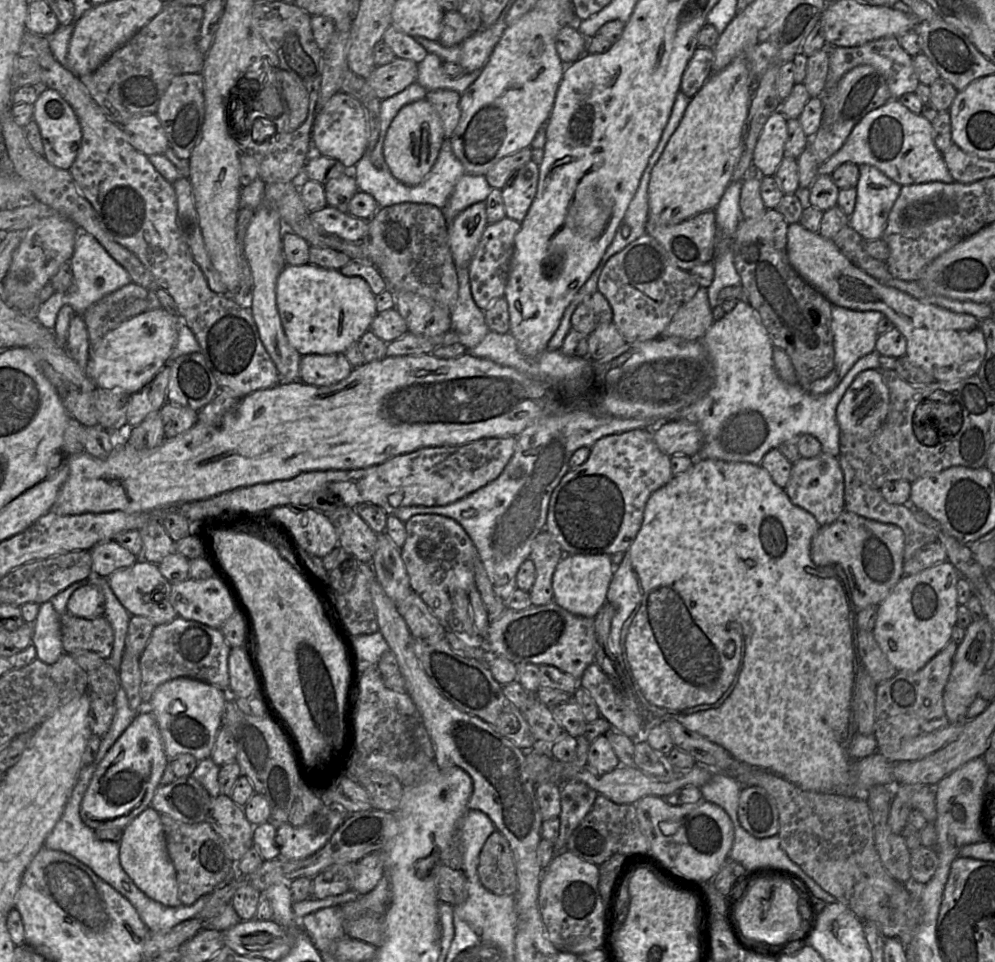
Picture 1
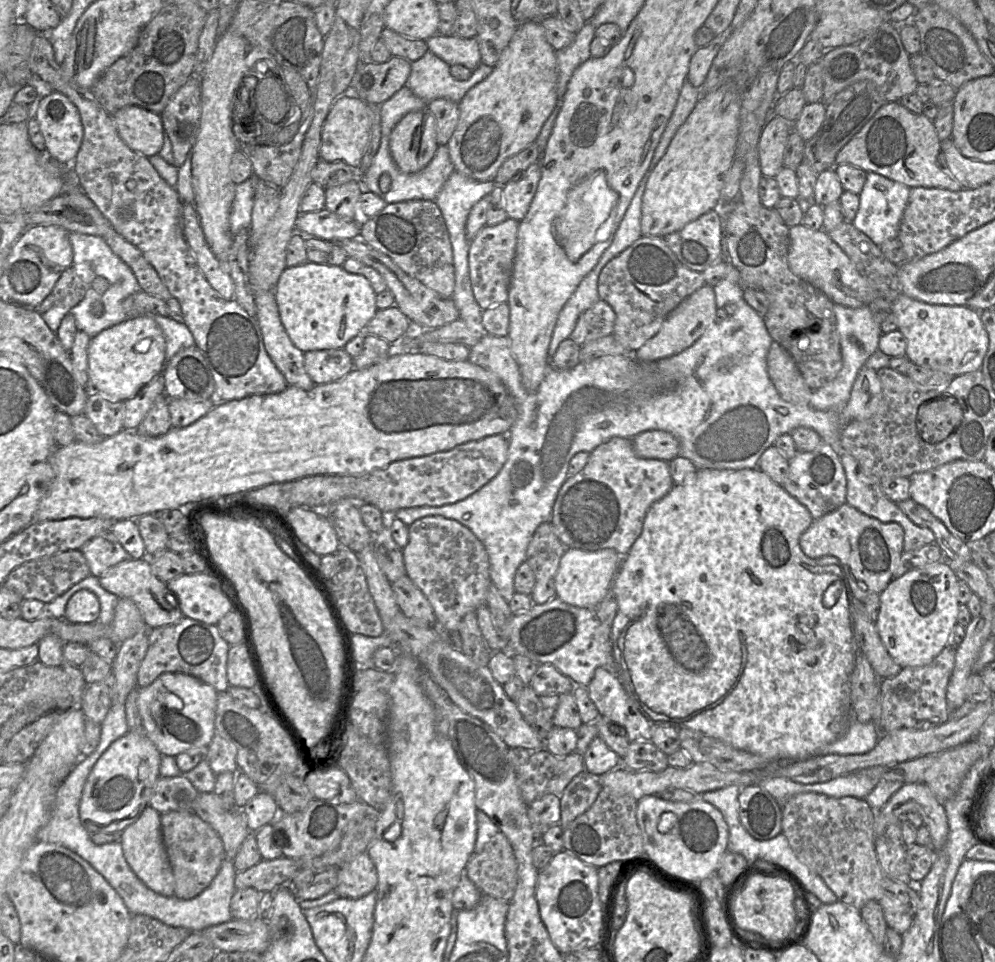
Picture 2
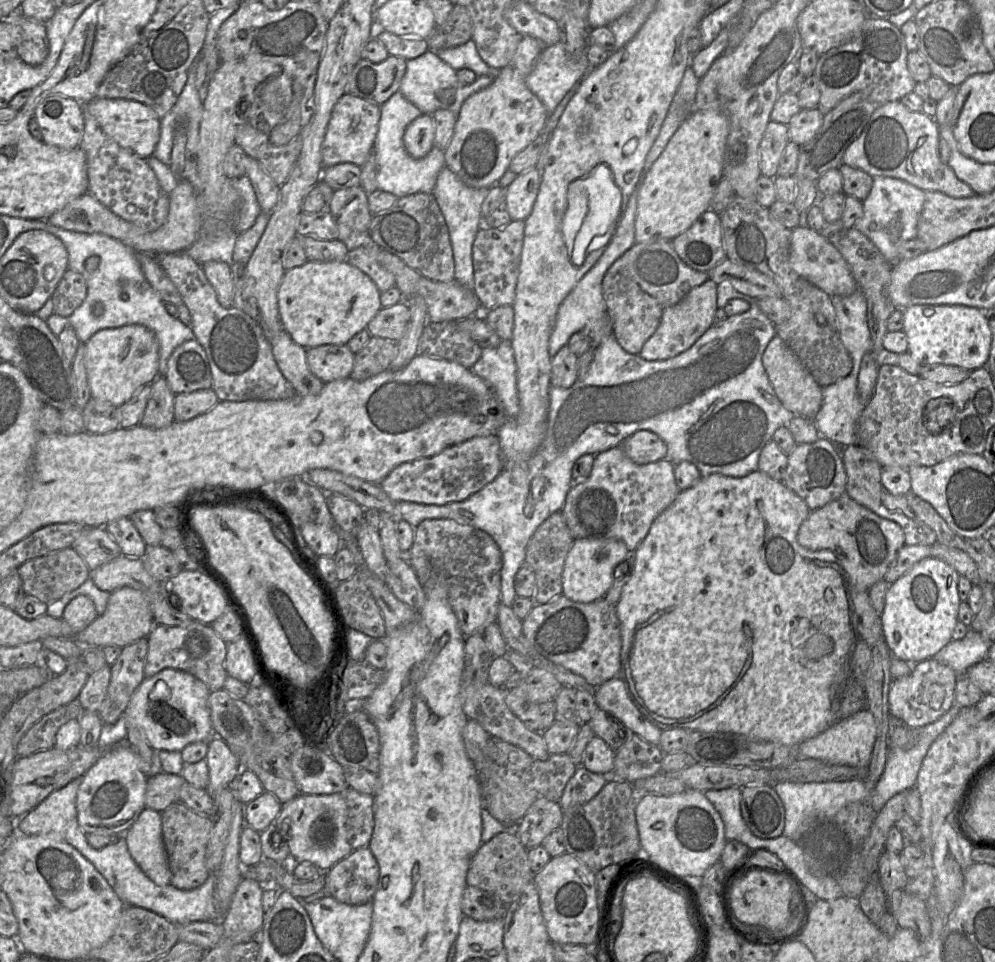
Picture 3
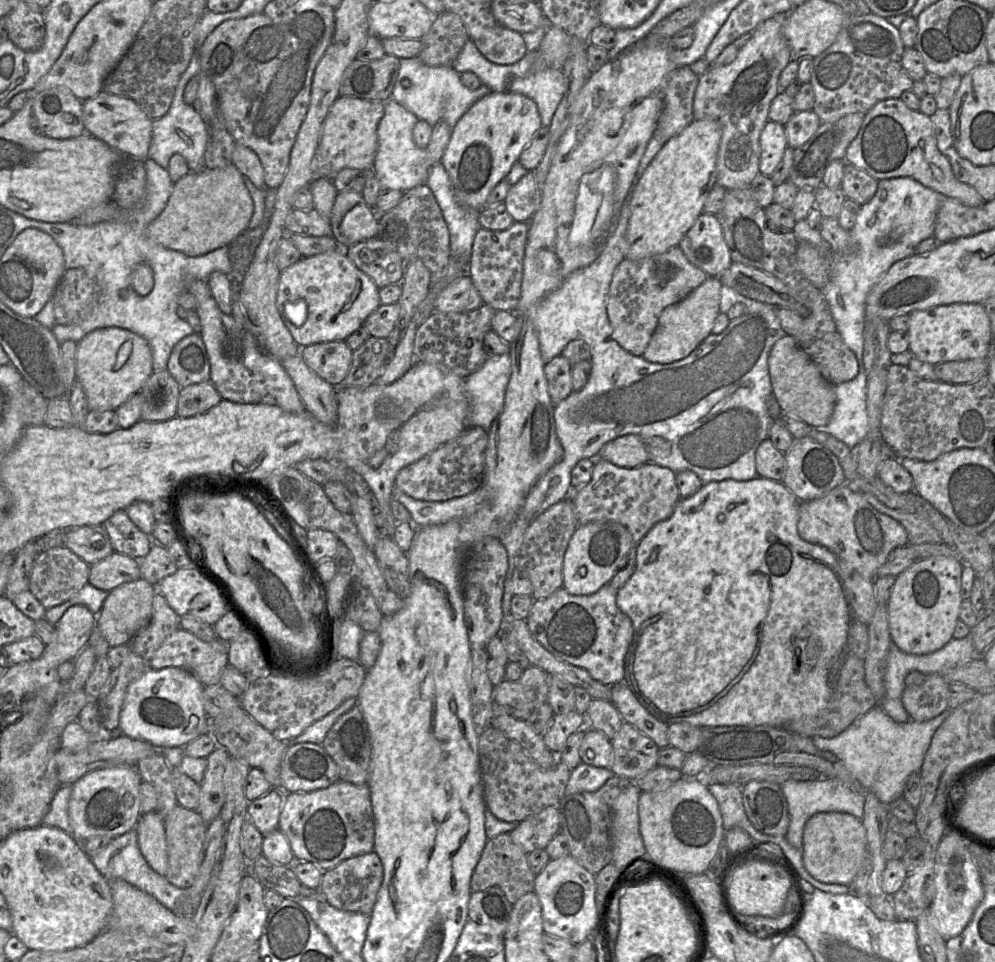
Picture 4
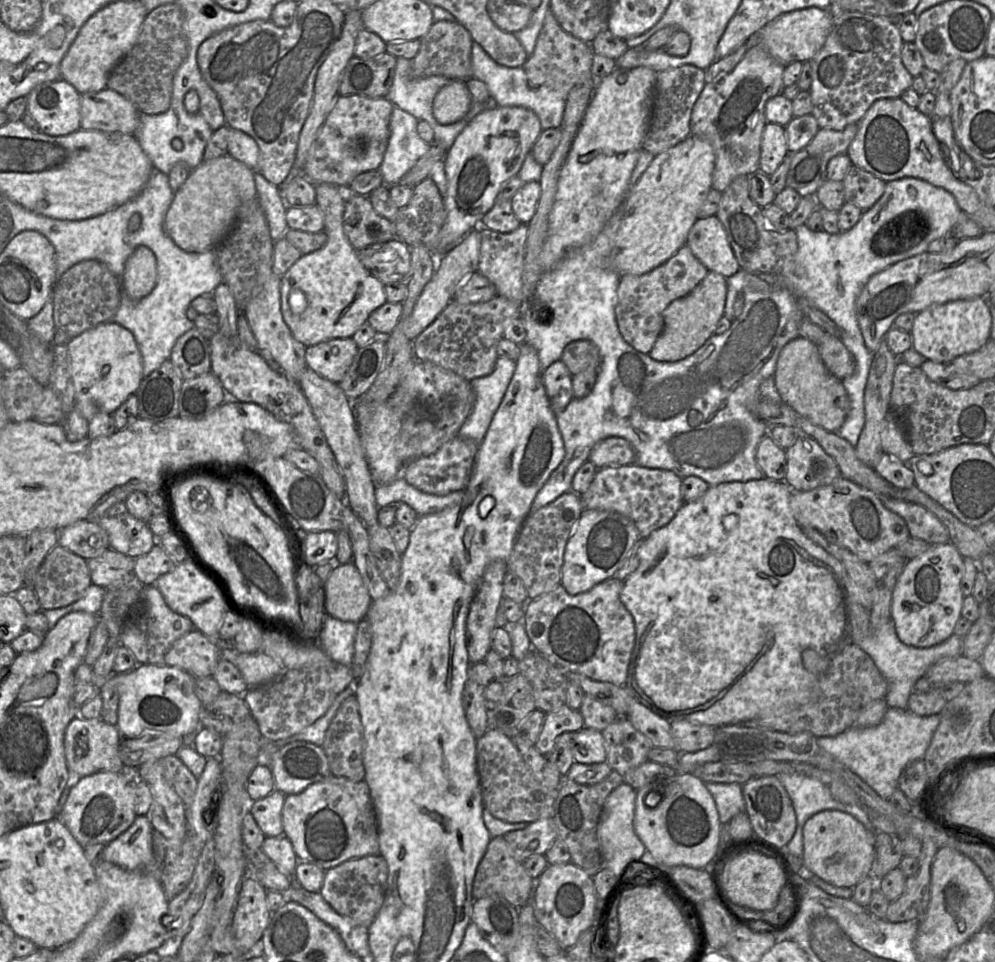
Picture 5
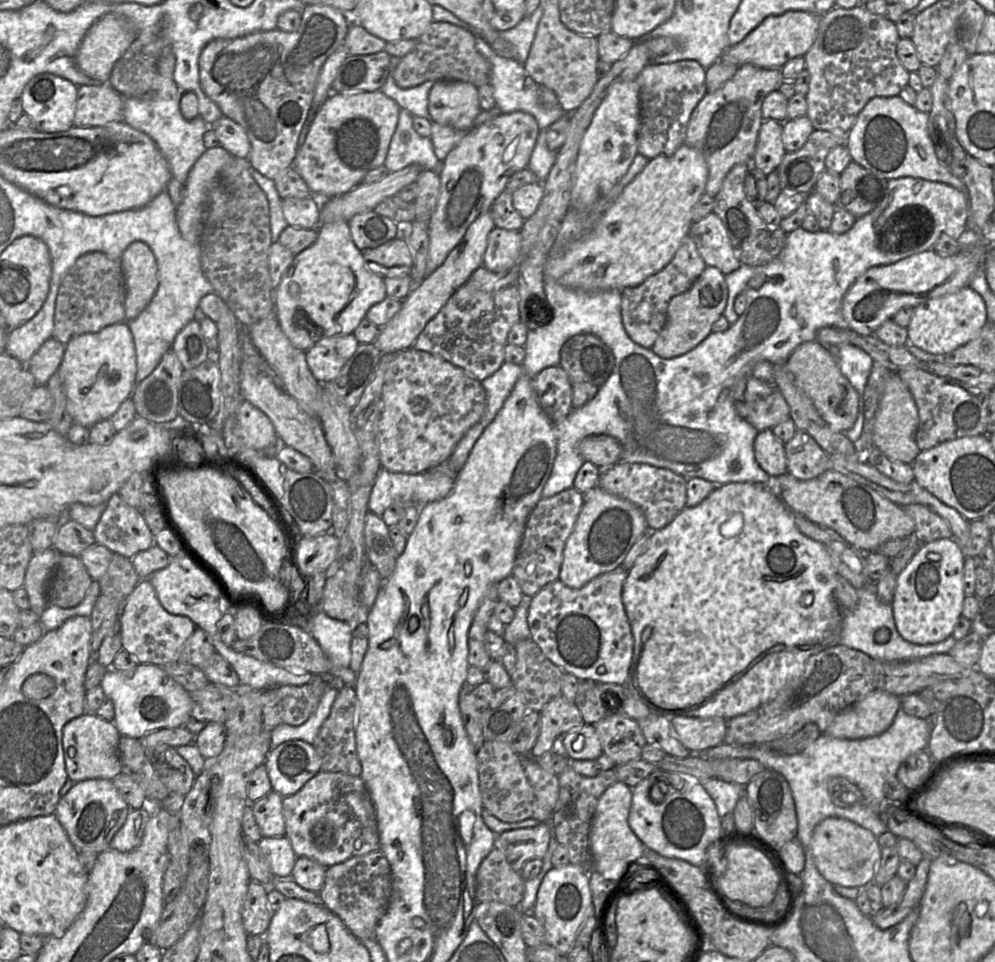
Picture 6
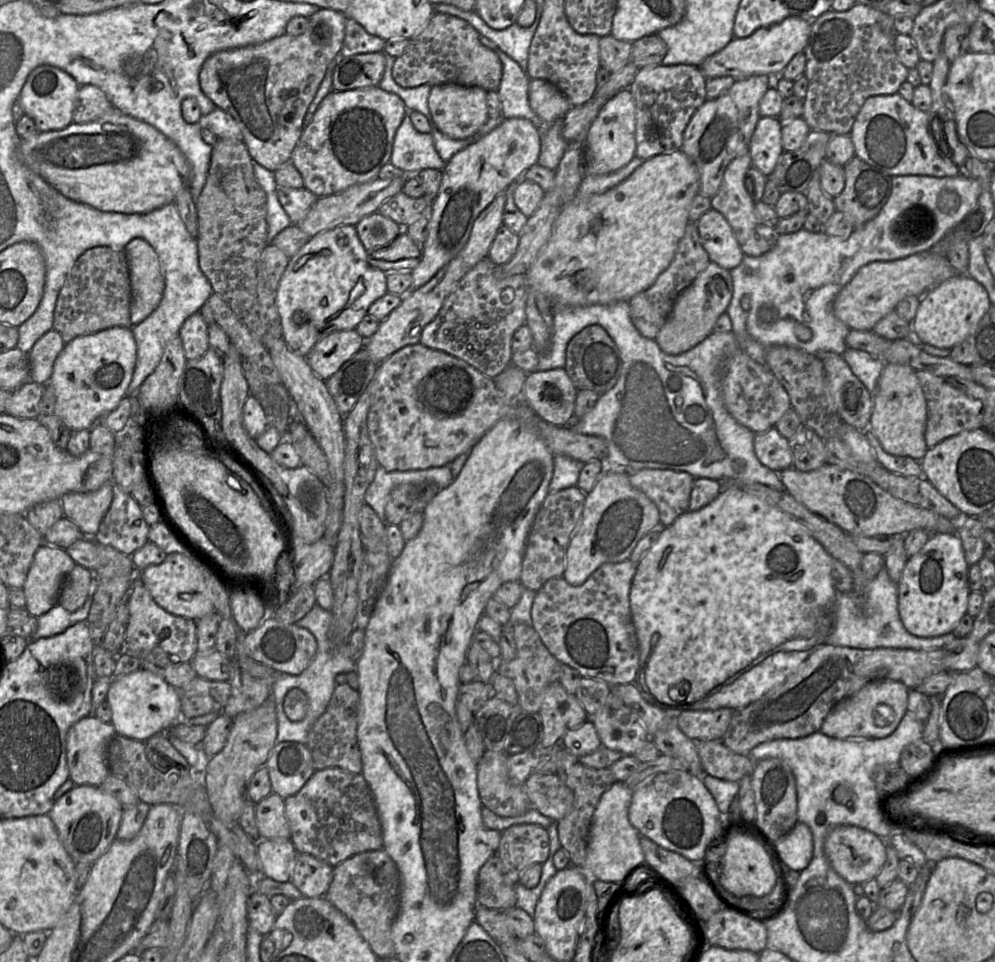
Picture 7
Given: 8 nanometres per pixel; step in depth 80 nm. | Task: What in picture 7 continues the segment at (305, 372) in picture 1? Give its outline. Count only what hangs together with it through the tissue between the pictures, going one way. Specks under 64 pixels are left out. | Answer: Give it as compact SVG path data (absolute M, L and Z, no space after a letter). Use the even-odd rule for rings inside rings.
M334 331L321 338L306 356L313 372L328 380L354 354L361 350L366 340L356 331Z

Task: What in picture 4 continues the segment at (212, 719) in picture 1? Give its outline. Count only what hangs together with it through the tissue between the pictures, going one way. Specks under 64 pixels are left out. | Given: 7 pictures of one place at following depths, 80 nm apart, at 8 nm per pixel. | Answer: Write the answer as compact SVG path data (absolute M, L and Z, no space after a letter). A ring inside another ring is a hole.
M166 667L147 670L126 692L118 730L124 736L150 743L157 749L184 748L190 741L208 733L208 715L204 708L205 686L188 671Z

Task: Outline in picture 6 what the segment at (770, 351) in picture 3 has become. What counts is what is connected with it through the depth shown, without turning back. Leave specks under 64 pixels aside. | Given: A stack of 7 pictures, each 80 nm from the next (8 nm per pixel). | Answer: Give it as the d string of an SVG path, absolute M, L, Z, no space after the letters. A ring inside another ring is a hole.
M816 341L804 342L794 349L784 364L832 430L845 432L853 427L859 413L860 397L842 374L838 361L829 348Z

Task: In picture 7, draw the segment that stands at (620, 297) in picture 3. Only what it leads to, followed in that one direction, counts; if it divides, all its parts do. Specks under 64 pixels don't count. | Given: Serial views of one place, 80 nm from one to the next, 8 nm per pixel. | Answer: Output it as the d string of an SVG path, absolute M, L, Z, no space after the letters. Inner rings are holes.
M689 221L667 269L657 277L648 289L634 295L627 301L631 321L643 337L648 339L657 337L668 320L677 297L696 279L700 272L707 268L709 263L709 255L701 244L697 223Z

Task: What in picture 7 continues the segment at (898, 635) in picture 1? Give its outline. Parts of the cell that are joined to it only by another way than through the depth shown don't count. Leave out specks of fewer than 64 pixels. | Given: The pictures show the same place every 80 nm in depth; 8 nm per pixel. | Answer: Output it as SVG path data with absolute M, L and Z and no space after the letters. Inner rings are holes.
M934 534L915 555L910 557L898 583L898 611L905 629L920 638L933 638L953 634L963 616L967 614L968 597L971 593L968 584L968 564L964 549L956 534Z

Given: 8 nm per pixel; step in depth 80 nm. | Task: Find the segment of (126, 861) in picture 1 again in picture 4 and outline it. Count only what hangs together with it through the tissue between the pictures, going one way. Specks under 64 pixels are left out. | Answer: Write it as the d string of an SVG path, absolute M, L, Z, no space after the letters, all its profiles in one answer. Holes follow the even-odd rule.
M156 811L142 814L135 831L145 860L155 872L165 876L168 869L168 852L163 818Z

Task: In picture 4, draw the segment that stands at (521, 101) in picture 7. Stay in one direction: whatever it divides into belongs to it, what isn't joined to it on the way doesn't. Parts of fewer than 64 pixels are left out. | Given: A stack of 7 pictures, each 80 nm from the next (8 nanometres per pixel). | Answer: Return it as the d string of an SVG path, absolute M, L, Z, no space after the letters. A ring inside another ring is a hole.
M468 39L460 54L452 64L452 68L459 74L473 72L481 80L482 84L488 86L495 92L513 92L525 95L536 103L541 117L543 127L549 127L553 116L569 87L569 78L562 69L545 69L530 73L530 68L535 60L535 52L529 53L514 64L500 65L490 62L479 51L472 40Z

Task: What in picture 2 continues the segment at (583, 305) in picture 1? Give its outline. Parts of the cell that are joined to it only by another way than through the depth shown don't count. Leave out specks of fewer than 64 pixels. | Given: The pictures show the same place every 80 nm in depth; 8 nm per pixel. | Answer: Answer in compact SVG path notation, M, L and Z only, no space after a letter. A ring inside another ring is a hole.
M599 299L579 316L568 338L581 347L589 341L611 335L615 317L614 310L606 302Z

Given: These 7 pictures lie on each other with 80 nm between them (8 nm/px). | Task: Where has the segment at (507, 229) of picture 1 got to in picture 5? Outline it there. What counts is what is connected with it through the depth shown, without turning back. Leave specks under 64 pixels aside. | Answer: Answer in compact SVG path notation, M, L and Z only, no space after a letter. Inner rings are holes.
M521 223L517 229L508 233L481 226L478 229L481 235L481 246L477 271L495 286L497 295L521 305L523 303L522 274L528 236L527 224Z

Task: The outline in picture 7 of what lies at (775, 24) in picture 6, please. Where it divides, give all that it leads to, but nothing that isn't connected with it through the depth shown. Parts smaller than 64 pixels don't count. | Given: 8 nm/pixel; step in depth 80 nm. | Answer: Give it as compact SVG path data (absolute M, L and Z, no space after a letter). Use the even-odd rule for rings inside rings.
M789 16L780 23L757 29L748 37L733 38L722 50L707 57L699 69L706 79L731 76L736 81L754 75L769 75L774 80L796 54L805 50L810 31L811 21Z

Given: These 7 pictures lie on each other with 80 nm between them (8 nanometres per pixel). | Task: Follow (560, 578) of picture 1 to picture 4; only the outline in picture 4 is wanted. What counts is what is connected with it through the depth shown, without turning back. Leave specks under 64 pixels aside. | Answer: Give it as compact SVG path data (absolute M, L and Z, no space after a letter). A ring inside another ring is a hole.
M614 521L579 525L571 537L563 561L563 588L572 595L591 595L610 583L620 562L636 544L629 530Z

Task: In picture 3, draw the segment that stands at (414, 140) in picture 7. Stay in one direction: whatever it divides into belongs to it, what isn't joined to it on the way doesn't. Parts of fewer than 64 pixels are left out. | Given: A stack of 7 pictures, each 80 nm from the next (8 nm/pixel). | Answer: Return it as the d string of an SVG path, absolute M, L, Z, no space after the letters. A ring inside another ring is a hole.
M400 91L381 104L380 108L381 115L373 150L376 162L377 189L389 192L397 198L414 193L432 193L438 174L446 166L445 150L433 147L426 156L416 159L406 151L403 141L407 126L422 115L422 112Z

